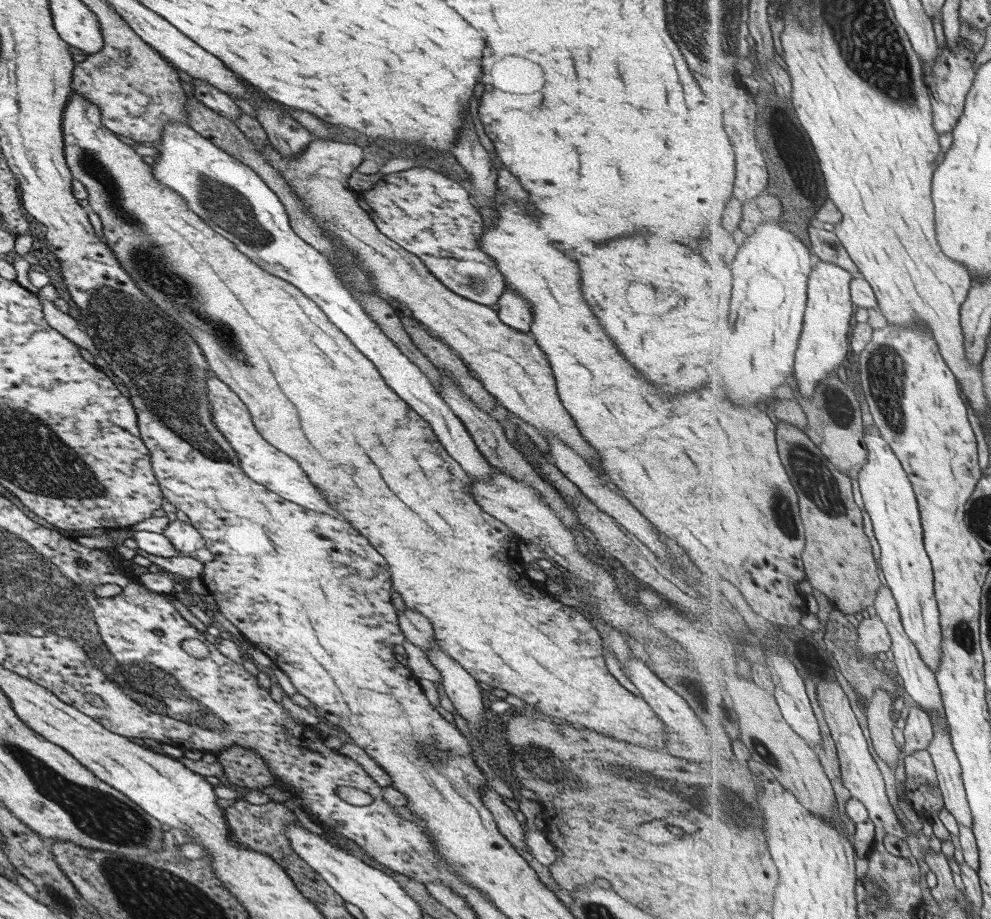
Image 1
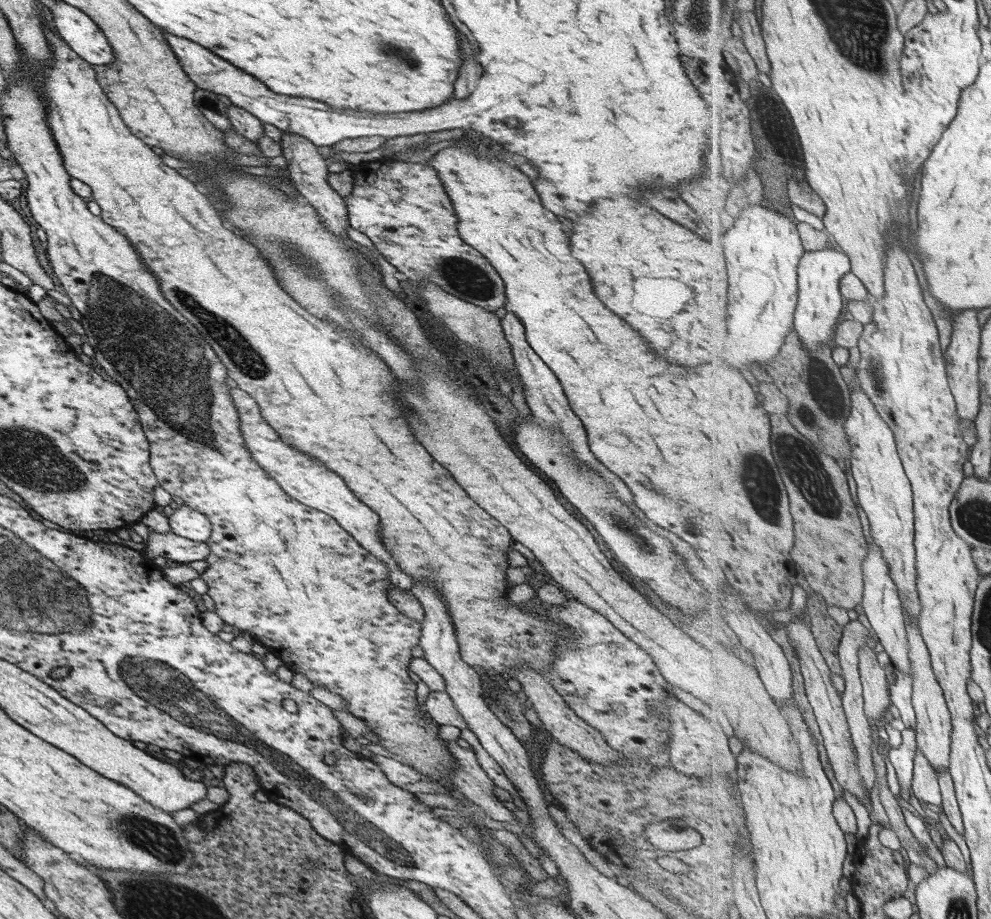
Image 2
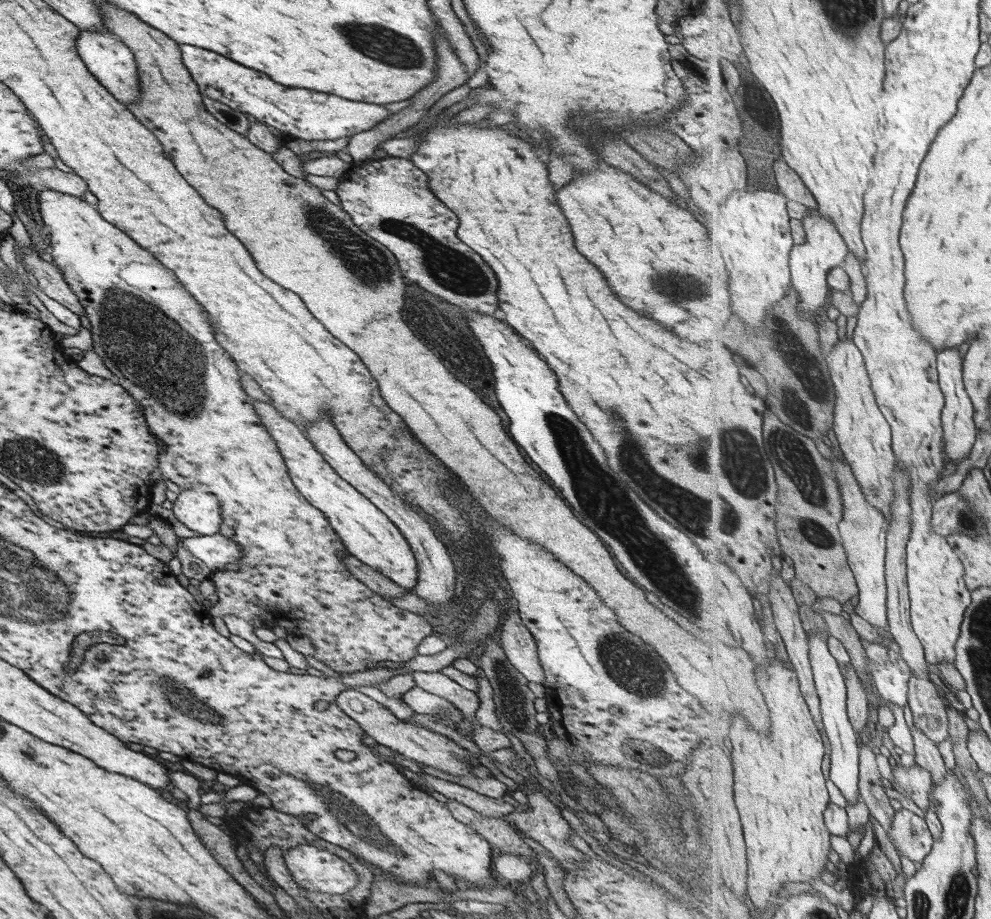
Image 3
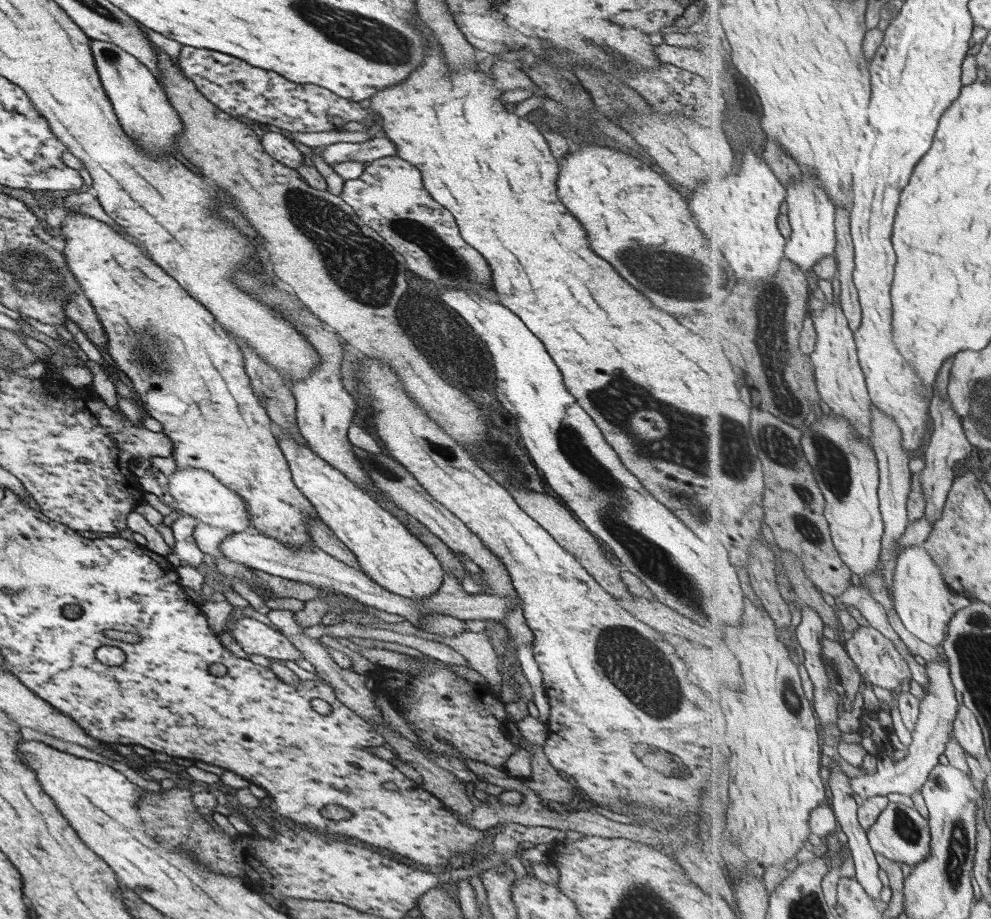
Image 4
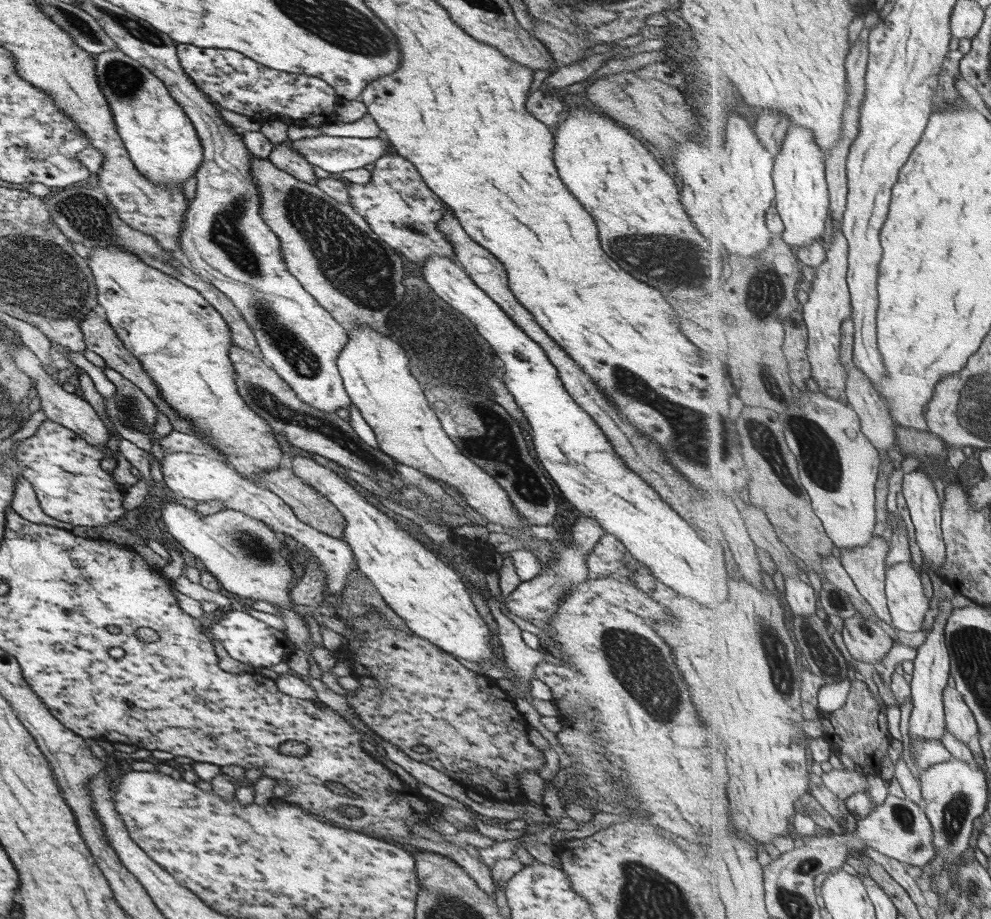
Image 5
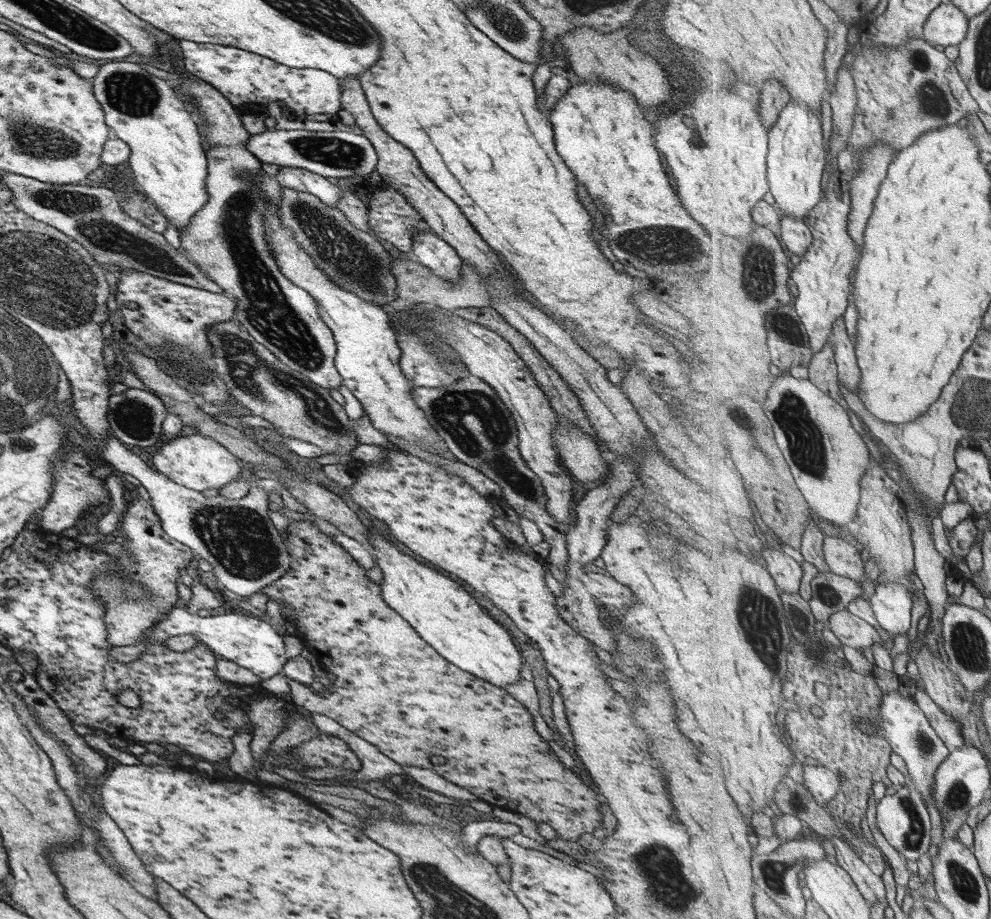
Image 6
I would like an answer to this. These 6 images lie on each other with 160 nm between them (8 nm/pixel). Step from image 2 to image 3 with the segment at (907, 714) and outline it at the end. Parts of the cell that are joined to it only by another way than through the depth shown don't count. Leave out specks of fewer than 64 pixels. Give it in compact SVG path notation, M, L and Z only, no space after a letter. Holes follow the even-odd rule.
M867 641L865 648L877 692L885 701L907 706L911 667L900 653L886 648L880 641Z

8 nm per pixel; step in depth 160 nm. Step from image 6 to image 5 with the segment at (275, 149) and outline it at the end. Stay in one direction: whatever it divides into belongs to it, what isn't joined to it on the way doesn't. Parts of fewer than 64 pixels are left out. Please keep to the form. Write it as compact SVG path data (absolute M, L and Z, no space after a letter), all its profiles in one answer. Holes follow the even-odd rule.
M321 134L315 136L315 138L287 140L283 143L291 145L311 166L318 166L328 173L363 168L365 164L371 164L378 158L381 158L388 149L388 142L383 136L375 138L353 138Z

